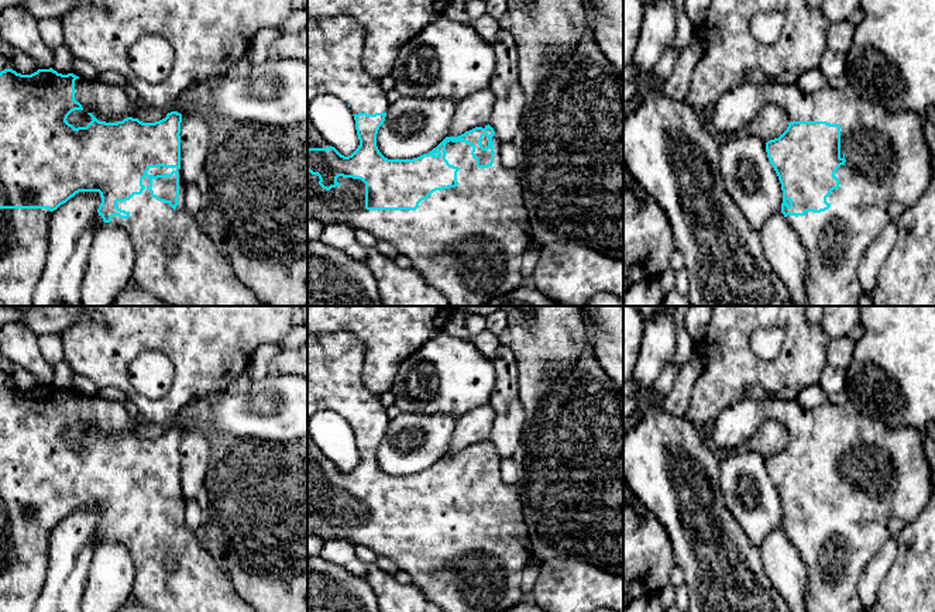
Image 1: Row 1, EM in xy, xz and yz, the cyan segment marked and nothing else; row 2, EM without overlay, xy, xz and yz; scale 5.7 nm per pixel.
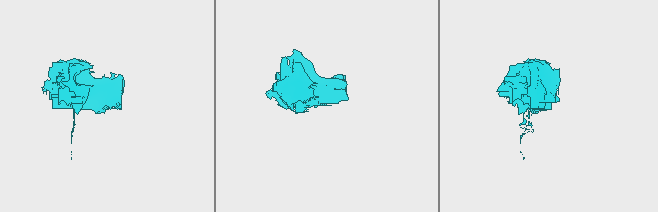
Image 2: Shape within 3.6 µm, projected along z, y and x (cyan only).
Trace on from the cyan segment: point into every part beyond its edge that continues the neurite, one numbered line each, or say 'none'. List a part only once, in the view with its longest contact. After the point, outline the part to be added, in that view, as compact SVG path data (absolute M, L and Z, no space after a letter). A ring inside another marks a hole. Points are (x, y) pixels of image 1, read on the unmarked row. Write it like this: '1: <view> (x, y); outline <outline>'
1: xz (468, 556); outline M496 450L492 453L494 457L494 479L488 484L478 484L477 475L472 474L471 467L472 463L458 457L458 458L447 458L446 460L446 475L450 481L458 482L460 486L457 488L457 498L458 501L456 503L448 503L443 506L433 508L427 515L422 516L419 519L419 523L416 526L367 526L365 525L365 499L361 495L353 495L353 494L343 494L338 492L337 498L340 499L336 503L331 503L330 506L323 505L319 501L319 492L312 491L307 488L307 534L313 534L317 537L322 537L324 541L329 539L340 539L346 540L354 546L365 546L371 550L374 550L378 556L384 556L391 558L396 563L401 571L405 571L412 575L412 584L419 587L422 592L426 595L429 601L432 601L434 605L441 608L444 612L502 612L505 609L509 609L511 606L522 602L522 571L523 568L532 563L533 560L533 551L532 551L532 541L527 533L527 526L525 523L523 509L522 509L522 498L519 496L518 491L513 485L508 485L502 479L502 471L499 465L499 455Z

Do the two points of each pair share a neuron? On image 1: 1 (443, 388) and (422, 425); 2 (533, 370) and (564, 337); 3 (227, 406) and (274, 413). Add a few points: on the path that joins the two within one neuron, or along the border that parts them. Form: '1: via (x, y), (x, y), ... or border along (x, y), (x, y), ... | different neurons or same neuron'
1: border along (401, 411), (451, 413), (457, 418) | different neurons
2: via (542, 361), (556, 346) | same neuron
3: via (239, 418), (263, 418) | same neuron

